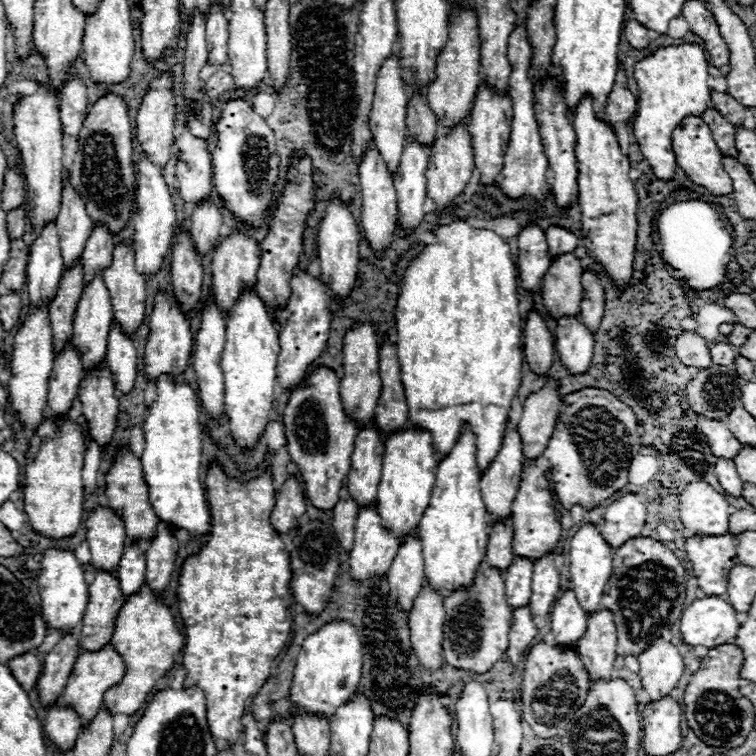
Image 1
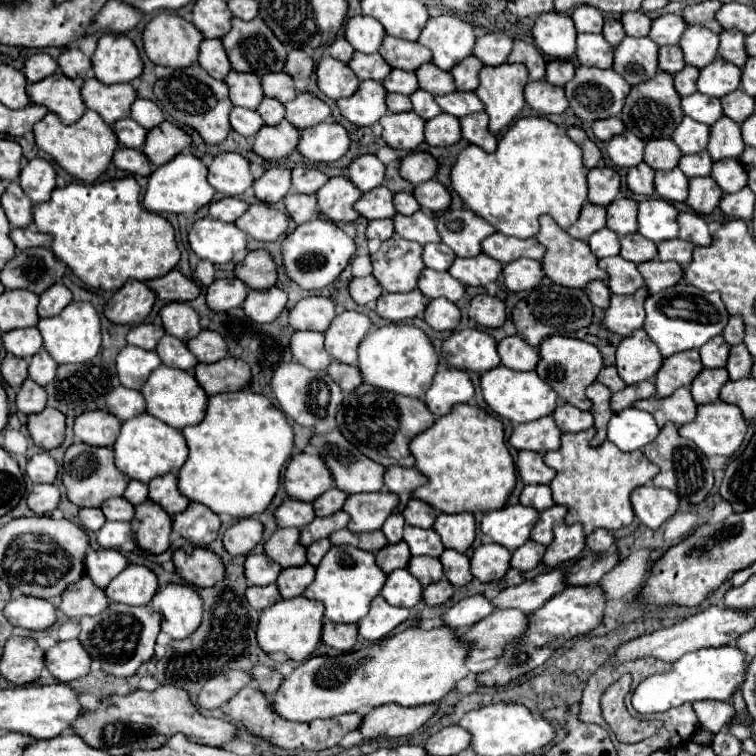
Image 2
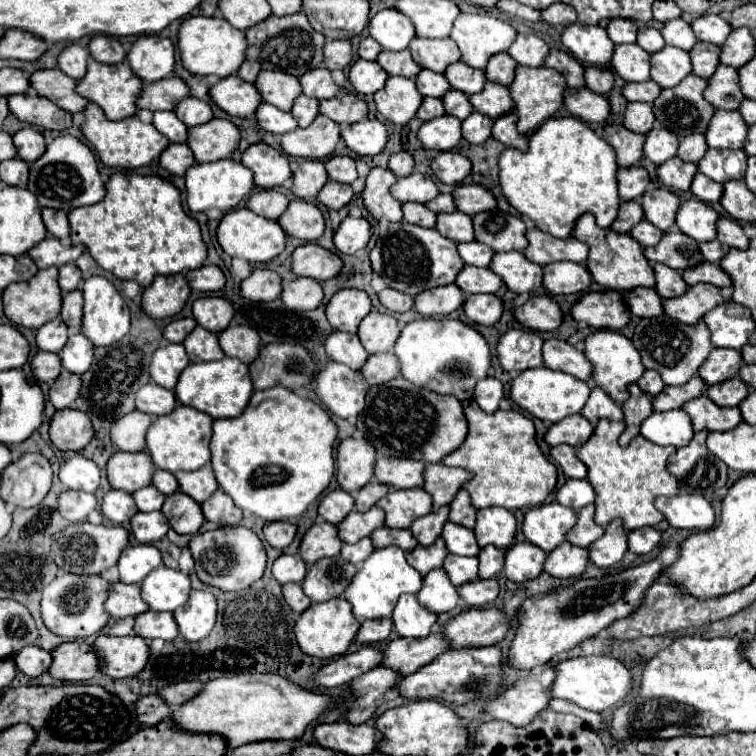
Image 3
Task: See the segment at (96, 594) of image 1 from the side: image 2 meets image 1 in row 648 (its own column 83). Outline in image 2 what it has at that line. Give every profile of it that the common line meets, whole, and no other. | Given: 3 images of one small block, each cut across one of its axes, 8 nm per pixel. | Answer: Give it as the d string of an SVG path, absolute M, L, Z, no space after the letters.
M90 78L82 86L84 102L90 110L100 112L106 124L114 124L130 116L130 106L138 98L136 90L130 84L102 84L96 78Z

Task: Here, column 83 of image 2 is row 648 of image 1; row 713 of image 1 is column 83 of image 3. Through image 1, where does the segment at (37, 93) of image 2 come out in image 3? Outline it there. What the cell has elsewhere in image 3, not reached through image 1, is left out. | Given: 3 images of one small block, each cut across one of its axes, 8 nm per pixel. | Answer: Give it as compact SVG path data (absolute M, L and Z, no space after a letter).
M90 60L86 76L76 84L76 92L80 96L84 96L86 100L98 104L104 110L104 116L108 116L112 120L122 120L122 118L136 114L134 102L136 102L140 88L142 88L142 80L136 78L136 74L130 70L130 66L126 62L122 62L118 66L108 66L108 64L100 64L100 62Z

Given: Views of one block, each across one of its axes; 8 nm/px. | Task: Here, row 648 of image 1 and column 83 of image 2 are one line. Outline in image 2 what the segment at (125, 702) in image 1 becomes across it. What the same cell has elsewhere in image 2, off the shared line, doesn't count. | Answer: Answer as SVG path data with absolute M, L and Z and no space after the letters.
M86 110L86 114L76 124L70 124L70 126L62 124L58 114L50 112L44 120L36 124L34 136L36 136L38 148L48 152L66 172L70 172L82 182L94 182L102 172L106 172L118 148L118 138L114 130L94 110Z

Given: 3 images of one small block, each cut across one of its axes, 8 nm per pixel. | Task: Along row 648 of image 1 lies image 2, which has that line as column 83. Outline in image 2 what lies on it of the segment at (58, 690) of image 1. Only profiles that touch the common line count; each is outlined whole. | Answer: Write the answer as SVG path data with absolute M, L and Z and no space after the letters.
M66 48L58 58L58 66L68 78L78 80L78 78L84 78L84 74L92 68L92 62L78 48Z

